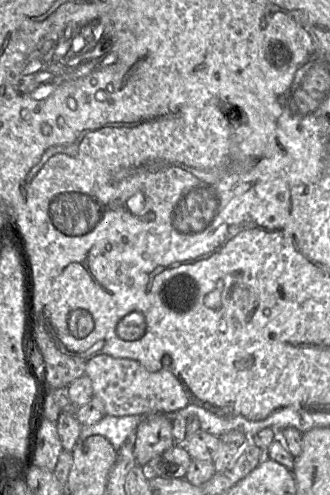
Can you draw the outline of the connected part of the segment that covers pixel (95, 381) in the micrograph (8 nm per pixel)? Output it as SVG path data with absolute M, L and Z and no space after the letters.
M99 354L86 361L85 374L90 378L93 396L98 397L105 410L105 415L127 416L163 413L171 414L186 407L188 402L187 392L181 381L170 370L169 357L162 359L164 367L157 372L149 372L138 361L129 358L115 358L107 354Z

